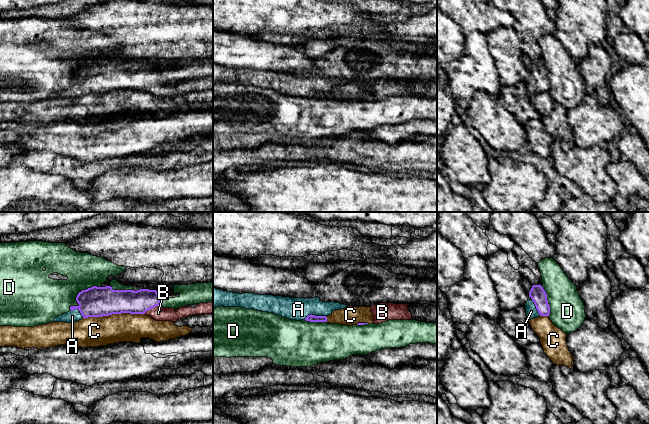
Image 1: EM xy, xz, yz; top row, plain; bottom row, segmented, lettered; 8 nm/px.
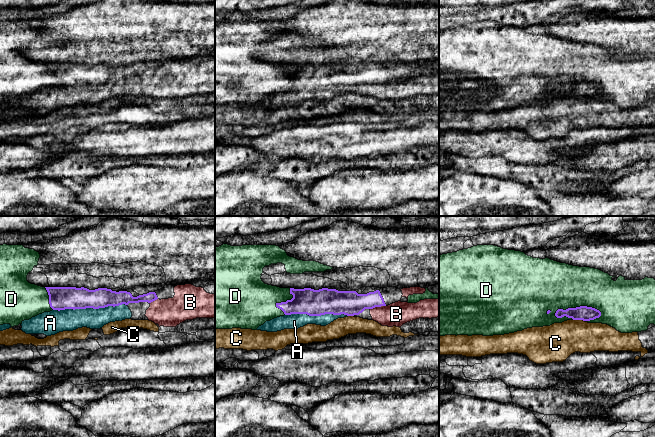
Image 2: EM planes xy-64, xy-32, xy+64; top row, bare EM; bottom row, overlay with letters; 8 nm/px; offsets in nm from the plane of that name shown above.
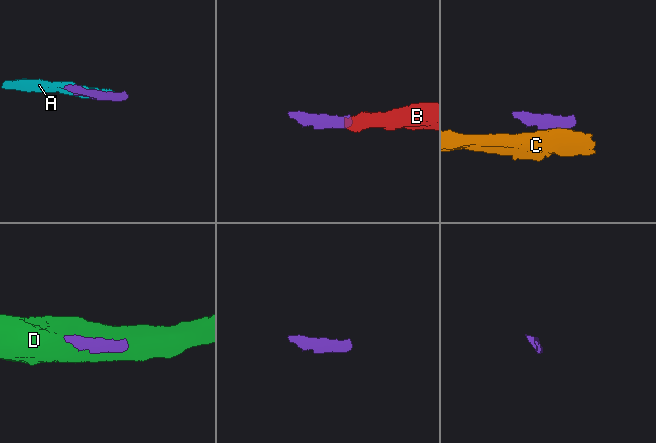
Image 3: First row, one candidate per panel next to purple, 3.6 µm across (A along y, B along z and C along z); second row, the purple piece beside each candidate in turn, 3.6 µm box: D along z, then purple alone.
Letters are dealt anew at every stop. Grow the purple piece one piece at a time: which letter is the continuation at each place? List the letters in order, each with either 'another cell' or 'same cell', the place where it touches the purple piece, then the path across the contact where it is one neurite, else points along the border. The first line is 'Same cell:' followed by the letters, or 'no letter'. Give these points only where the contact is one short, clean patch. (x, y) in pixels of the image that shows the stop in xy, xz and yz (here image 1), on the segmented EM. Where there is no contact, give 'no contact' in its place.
Same cell: A, B
A: same cell; meets purple in xz at (314, 315)
B: same cell; meets purple in xy at (151, 308); runs through xy (121, 301), (145, 302), (151, 308), (158, 313)
C: another cell; meets purple in xy at (113, 313); border along xy (144, 313), (112, 313), (83, 318)
D: another cell; meets purple in xy at (78, 293)

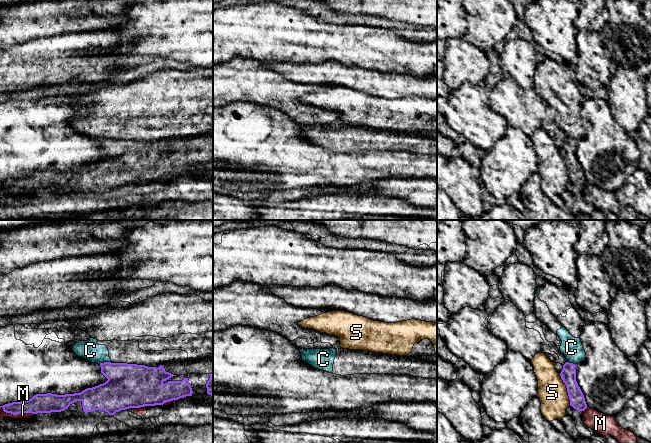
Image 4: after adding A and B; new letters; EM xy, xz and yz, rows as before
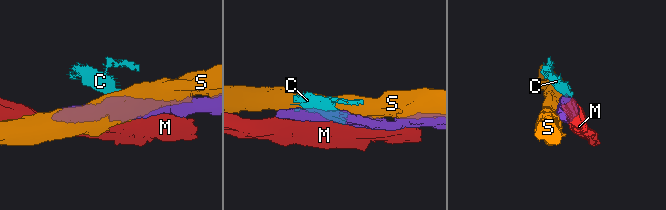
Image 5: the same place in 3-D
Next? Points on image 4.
Same cell: no letter
C: another cell; meets purple in xy at (104, 362); border along xy (109, 361), (99, 363)
M: another cell; meets purple in xy at (16, 413)
S: another cell; meets purple in yz at (567, 389)

